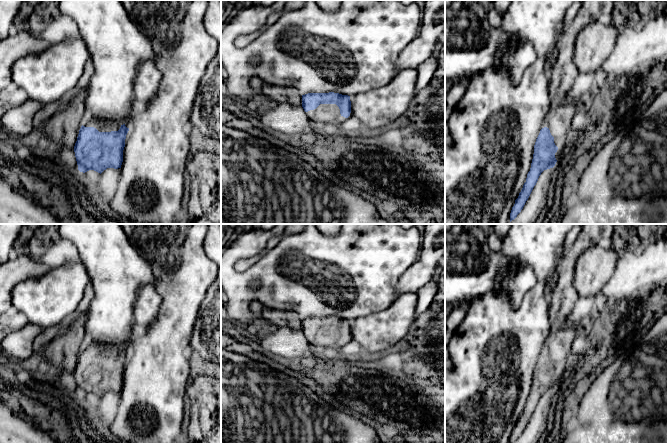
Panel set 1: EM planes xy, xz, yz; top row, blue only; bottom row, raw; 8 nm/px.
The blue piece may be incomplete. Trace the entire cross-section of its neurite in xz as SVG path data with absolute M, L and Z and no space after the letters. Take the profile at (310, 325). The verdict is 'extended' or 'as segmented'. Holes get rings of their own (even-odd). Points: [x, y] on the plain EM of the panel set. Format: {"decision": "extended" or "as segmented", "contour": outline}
{"decision": "extended", "contour": "M308 317L302 319L302 331L310 345L341 350L353 338L350 320L339 317Z"}

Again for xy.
{"decision": "extended", "contour": "M129 343L85 345L74 370L78 394L83 397L94 394L101 398L107 392L121 392L129 348Z"}

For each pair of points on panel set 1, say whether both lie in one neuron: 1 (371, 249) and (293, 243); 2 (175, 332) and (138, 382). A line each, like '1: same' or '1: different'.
1: same
2: same

